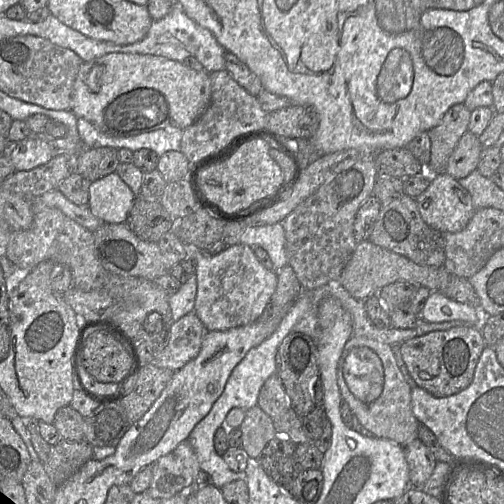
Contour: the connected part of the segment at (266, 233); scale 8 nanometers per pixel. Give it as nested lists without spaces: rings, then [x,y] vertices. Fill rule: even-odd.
[[[247,223],[240,237],[240,243],[263,248],[274,265],[274,271],[279,271],[288,265],[285,231],[281,223],[271,225]]]

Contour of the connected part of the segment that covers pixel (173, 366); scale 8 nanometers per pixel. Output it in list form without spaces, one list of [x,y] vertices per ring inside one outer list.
[[[194,311],[172,322],[167,340],[156,349],[154,363],[173,372],[180,370],[200,352],[207,329]]]

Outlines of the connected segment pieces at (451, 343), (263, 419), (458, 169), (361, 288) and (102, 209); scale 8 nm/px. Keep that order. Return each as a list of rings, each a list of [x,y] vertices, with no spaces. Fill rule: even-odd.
[[[472,325],[433,331],[399,345],[403,362],[417,387],[437,398],[457,394],[473,381],[475,368],[486,347],[482,331]]]
[[[258,405],[245,411],[239,429],[242,433],[241,448],[252,459],[258,459],[268,443],[278,436],[272,418]]]
[[[467,131],[452,152],[445,172],[456,179],[468,176],[477,170],[483,148],[478,136]]]
[[[366,240],[357,243],[338,280],[352,297],[365,301],[371,296],[378,295],[384,286],[397,281],[407,281],[417,286],[427,287],[431,291],[440,290],[450,281],[451,276],[455,275],[449,273],[444,267],[436,268],[416,264],[402,255]]]
[[[113,172],[88,185],[88,207],[103,224],[125,223],[136,195]]]

